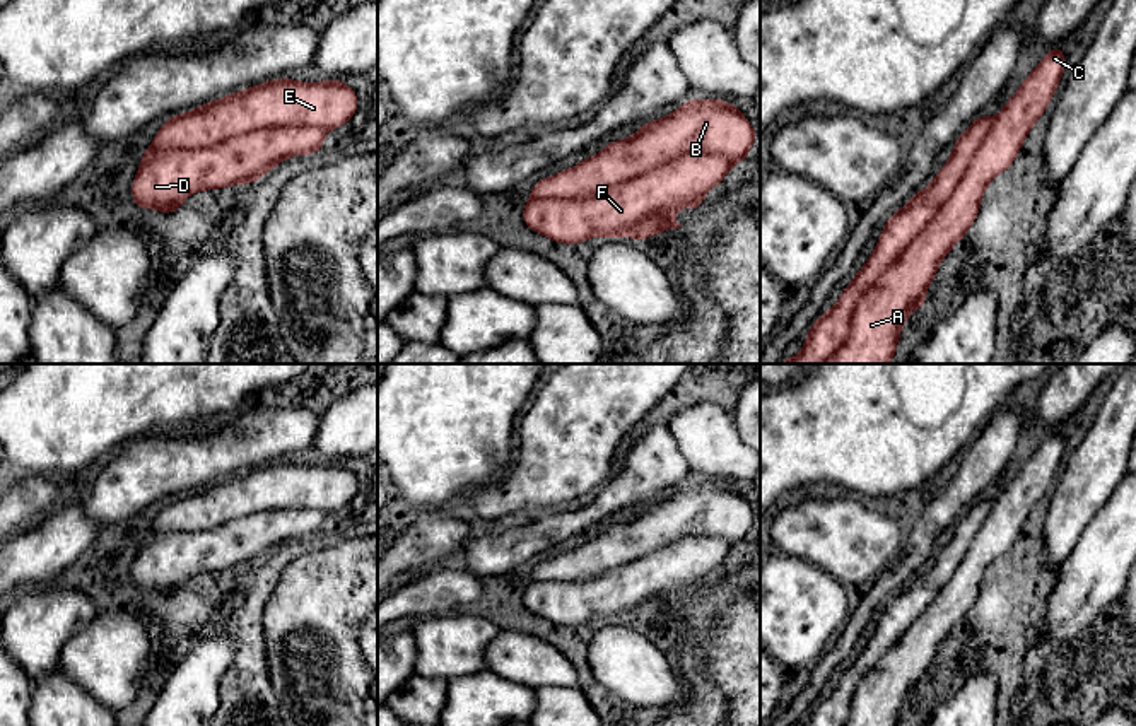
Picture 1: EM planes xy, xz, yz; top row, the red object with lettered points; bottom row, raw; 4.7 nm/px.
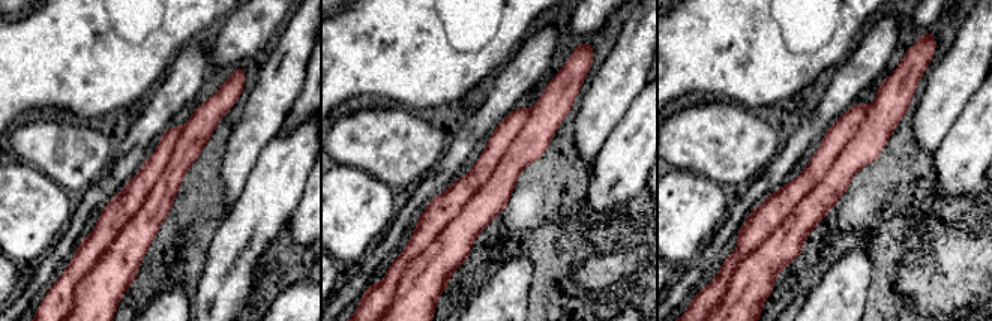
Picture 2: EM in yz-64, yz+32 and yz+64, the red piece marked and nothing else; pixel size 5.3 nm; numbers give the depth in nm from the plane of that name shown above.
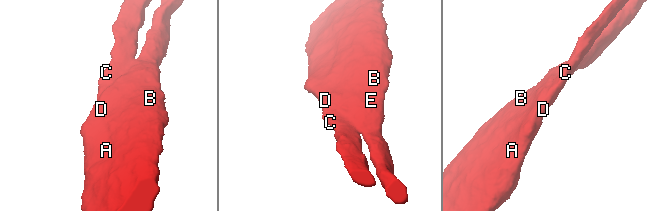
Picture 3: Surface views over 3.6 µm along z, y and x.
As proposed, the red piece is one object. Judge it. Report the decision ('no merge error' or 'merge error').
merge error

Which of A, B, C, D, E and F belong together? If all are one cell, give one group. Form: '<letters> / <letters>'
A C D F / B E

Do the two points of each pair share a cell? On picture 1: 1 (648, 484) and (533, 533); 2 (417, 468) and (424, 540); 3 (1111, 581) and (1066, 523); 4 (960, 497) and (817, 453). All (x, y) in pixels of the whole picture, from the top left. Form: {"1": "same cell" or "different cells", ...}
{"1": "same cell", "2": "different cells", "3": "different cells", "4": "different cells"}

